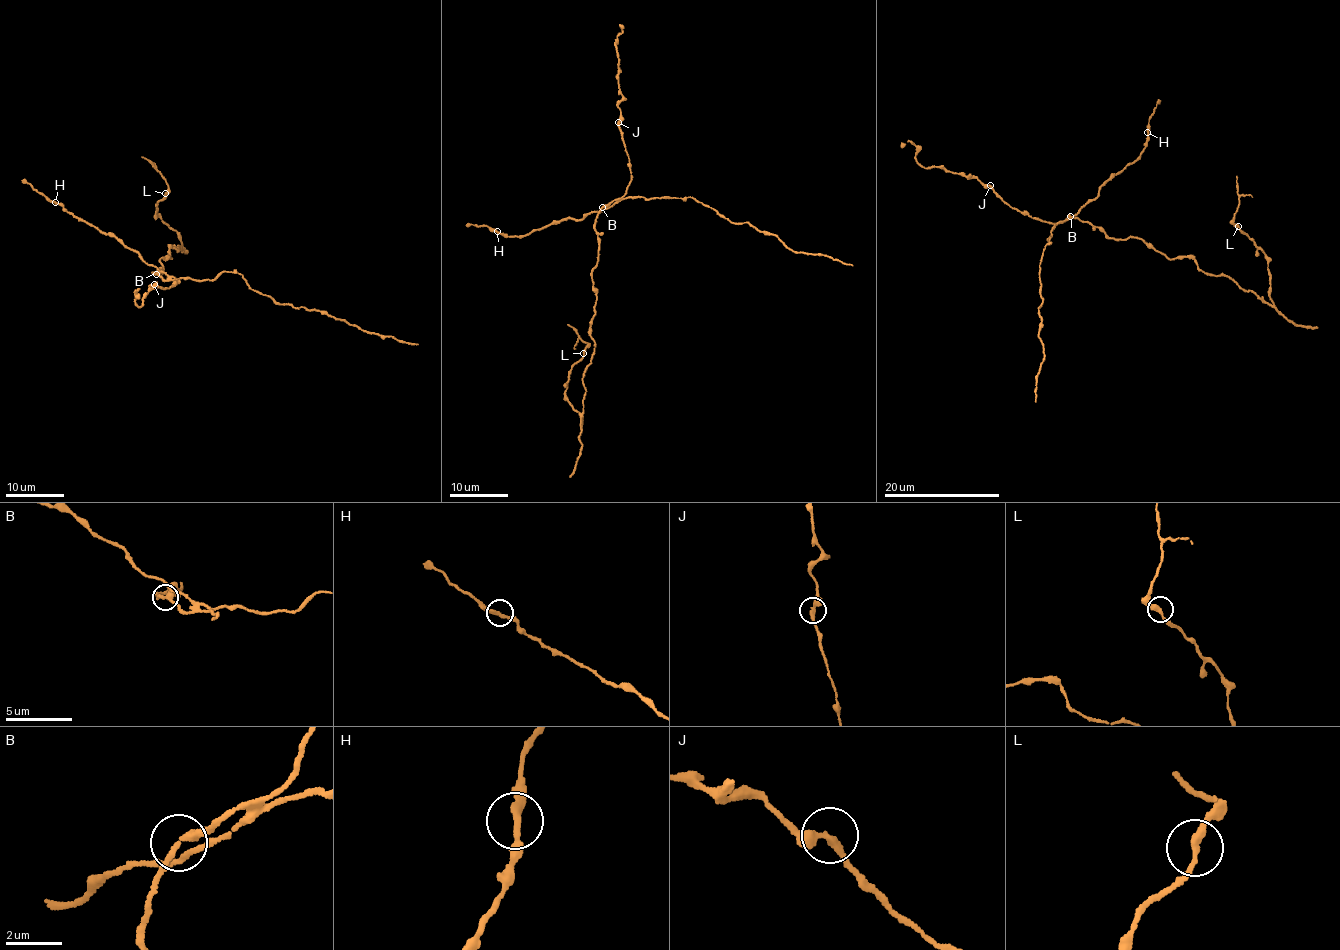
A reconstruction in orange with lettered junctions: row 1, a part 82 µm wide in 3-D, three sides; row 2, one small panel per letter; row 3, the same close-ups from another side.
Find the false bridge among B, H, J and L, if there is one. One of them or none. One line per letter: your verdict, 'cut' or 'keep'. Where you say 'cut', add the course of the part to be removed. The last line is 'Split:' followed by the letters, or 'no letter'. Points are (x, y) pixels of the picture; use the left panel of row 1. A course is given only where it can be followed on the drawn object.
B: keep
H: keep
J: keep
L: keep
Split: no letter

